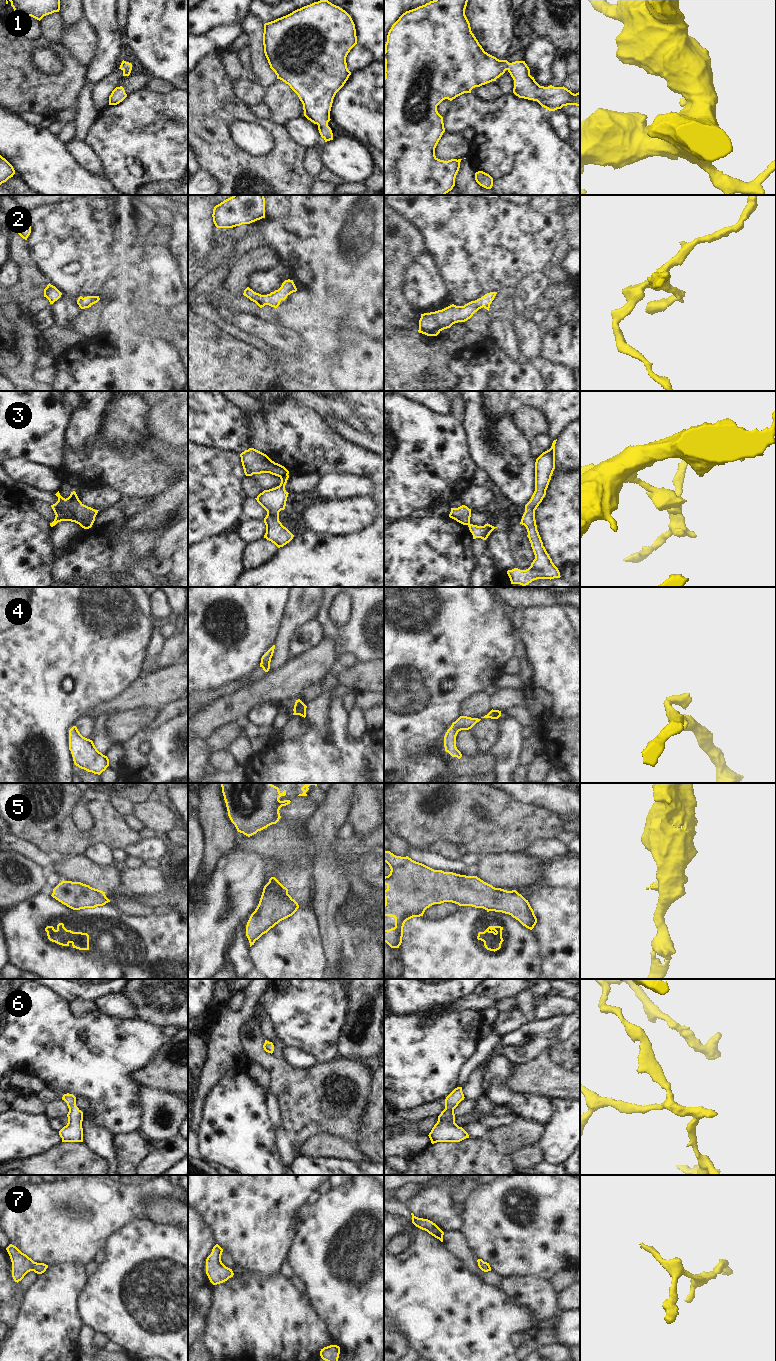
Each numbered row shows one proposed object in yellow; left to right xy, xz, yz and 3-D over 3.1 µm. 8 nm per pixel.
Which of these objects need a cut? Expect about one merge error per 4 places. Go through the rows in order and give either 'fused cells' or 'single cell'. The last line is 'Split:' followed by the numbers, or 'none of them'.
1: single cell
2: single cell
3: fused cells
4: single cell
5: fused cells
6: single cell
7: single cell
Split: 3, 5

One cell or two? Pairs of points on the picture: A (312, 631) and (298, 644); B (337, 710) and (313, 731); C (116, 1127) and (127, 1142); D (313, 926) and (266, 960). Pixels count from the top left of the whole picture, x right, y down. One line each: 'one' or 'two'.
A: one
B: one
C: two
D: one

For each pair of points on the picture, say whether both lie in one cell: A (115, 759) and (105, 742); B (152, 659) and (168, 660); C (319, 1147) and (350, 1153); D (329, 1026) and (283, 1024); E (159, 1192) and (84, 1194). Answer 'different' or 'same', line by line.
A: different
B: different
C: same
D: same
E: same

